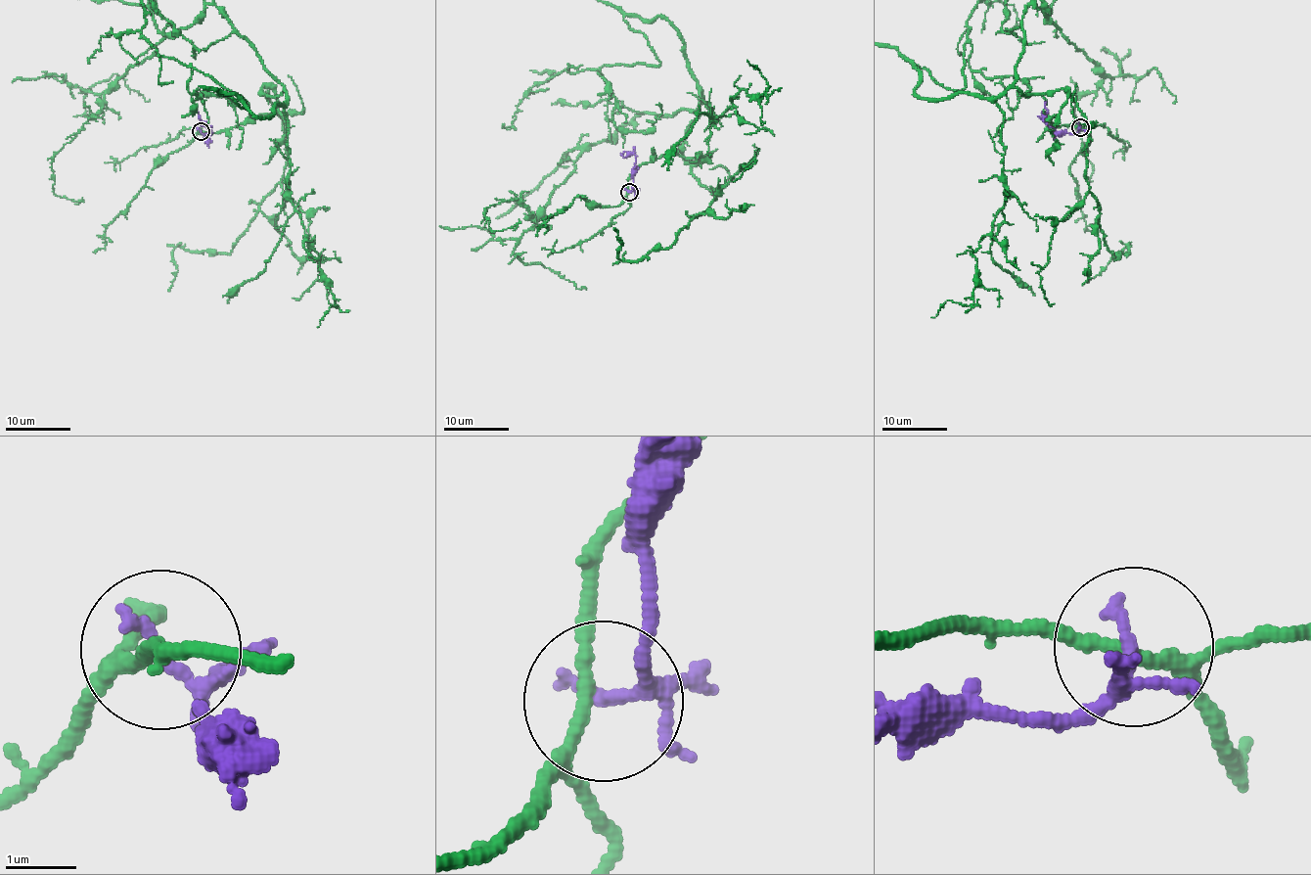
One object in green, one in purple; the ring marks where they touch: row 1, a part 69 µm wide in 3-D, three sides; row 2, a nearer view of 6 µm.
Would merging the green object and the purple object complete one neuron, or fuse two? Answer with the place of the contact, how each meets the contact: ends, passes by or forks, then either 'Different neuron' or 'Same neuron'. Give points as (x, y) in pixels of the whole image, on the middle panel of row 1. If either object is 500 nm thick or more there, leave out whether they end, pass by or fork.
Place: (629, 192). At the ring green passes by. At the ring purple forks. Different neuron

